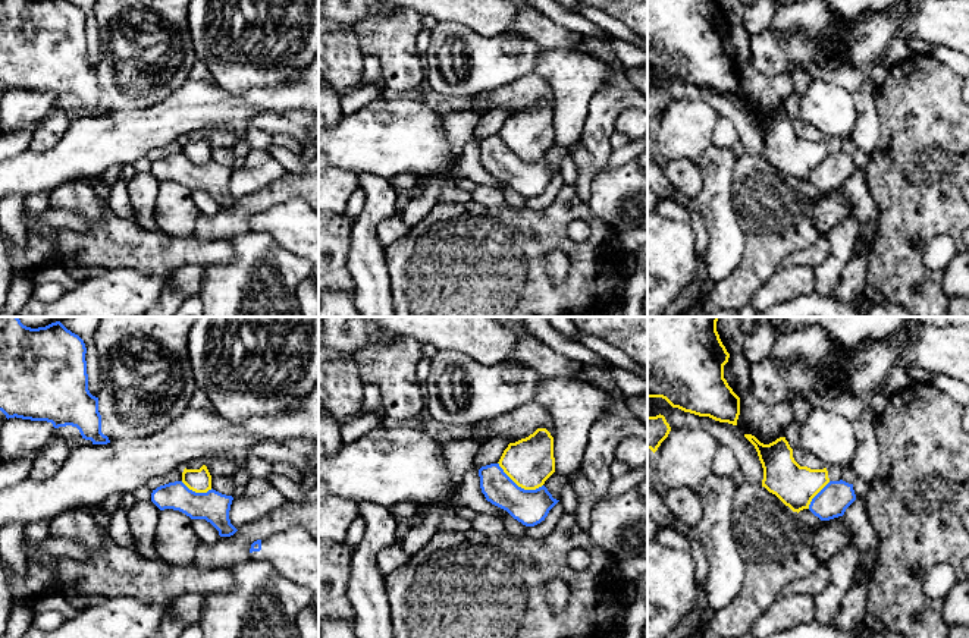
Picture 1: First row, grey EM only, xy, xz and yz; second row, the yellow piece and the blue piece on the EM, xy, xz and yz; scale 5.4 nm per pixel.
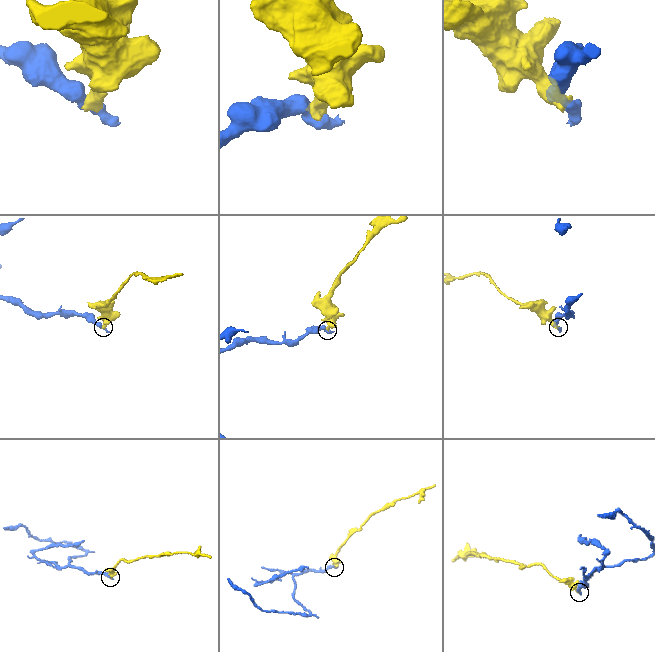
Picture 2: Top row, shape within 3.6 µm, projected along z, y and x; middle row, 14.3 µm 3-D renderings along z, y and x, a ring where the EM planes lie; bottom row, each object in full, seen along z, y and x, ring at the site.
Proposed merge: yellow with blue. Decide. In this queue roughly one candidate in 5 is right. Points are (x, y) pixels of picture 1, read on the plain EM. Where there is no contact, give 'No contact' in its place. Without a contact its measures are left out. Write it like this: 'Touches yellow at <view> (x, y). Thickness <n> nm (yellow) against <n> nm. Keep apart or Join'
Touches yellow at xz (519, 157). Thickness 280 nm (yellow) against 190 nm. Keep apart

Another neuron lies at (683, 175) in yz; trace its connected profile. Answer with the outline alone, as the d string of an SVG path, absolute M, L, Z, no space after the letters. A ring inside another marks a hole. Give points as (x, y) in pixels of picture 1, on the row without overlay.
M678 158L667 161L662 167L671 189L693 198L700 194L703 188L702 176L697 163L689 158Z

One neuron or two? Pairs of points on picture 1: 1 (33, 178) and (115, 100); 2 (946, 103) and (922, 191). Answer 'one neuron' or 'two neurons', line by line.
1: two neurons
2: one neuron

